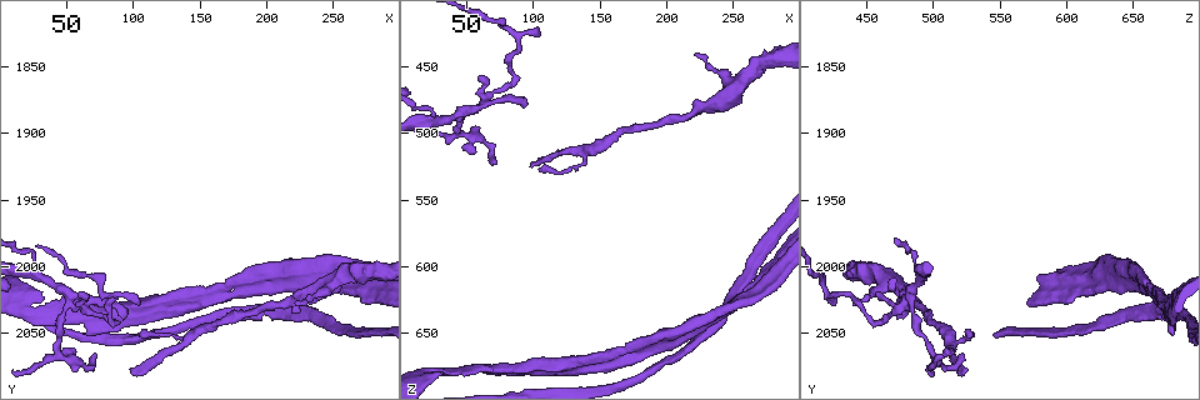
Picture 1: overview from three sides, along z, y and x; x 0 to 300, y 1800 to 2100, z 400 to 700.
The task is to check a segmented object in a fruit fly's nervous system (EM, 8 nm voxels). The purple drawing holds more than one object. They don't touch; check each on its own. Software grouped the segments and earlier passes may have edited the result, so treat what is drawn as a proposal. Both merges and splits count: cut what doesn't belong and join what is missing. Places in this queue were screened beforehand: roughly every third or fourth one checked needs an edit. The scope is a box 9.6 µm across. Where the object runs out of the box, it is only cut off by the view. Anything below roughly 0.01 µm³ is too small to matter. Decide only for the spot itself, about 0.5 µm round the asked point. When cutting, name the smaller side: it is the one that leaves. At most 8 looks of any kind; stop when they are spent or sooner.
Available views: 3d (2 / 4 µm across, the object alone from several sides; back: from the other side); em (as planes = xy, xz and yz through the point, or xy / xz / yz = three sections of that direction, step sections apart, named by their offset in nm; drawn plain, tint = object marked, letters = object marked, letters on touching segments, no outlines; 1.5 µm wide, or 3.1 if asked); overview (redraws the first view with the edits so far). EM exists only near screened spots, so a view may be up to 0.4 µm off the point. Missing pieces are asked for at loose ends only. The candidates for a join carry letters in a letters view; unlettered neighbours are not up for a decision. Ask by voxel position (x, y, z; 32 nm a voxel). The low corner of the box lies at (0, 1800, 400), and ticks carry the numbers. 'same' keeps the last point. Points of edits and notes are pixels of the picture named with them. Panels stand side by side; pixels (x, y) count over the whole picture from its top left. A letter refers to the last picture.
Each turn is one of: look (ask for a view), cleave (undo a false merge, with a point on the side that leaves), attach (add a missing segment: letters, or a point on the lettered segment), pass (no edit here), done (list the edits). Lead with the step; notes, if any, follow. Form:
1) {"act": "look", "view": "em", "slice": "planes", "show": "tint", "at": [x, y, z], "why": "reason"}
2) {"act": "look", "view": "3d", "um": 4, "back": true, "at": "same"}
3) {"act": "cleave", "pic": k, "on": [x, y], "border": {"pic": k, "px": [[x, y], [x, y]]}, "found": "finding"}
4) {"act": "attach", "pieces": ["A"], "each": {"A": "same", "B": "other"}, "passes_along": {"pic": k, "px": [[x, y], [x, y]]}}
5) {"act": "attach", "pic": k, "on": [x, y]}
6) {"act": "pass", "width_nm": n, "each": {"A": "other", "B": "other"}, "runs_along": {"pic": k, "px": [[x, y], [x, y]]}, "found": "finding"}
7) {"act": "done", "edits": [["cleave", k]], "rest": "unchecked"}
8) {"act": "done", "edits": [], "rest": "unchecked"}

{"act": "look", "view": "3d", "um": 2, "at": [86, 2040, 458]}

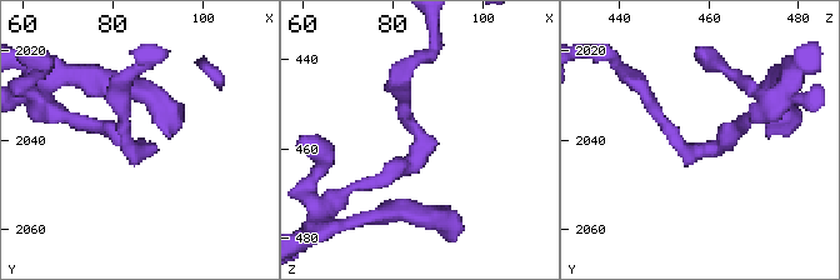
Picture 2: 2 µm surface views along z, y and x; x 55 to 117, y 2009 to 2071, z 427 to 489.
{"act": "look", "view": "em", "slice": "yz", "step": 4, "show": "letters", "at": [87, 2043, 460], "why": "now the EM"}

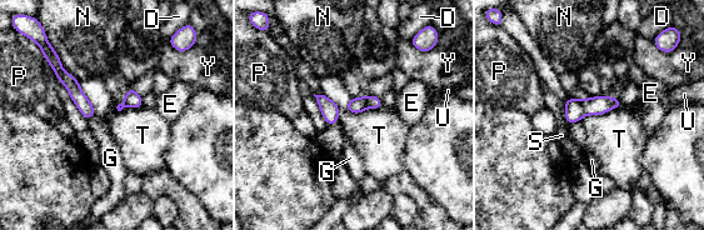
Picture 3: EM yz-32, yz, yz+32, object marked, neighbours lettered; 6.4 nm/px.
{"act": "cleave", "pic": 3, "on": [358, 105], "each": {"D": "other", "E": "other", "G": "other", "N": "other", "P": "other", "S": "other", "T": "other", "U": "other", "Y": "other"}, "border": {"pic": 3, "px": [[364, 98], [368, 106]]}, "found": "two cells meet here"}

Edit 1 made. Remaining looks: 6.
{"act": "look", "view": "3d", "um": 2, "at": [98, 2076, 526]}

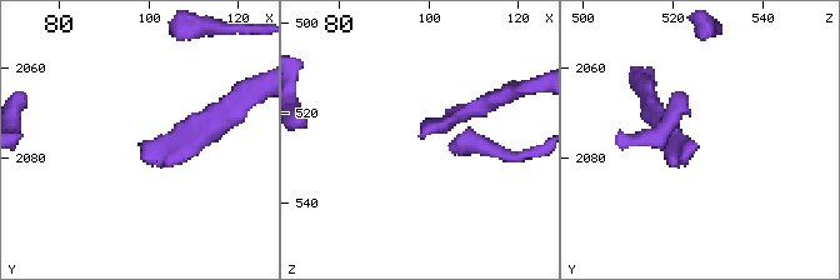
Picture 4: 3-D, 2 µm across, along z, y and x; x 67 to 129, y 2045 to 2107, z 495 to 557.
{"act": "look", "view": "em", "slice": "planes", "show": "letters", "at": [98, 2076, 525], "why": "need the tissue"}

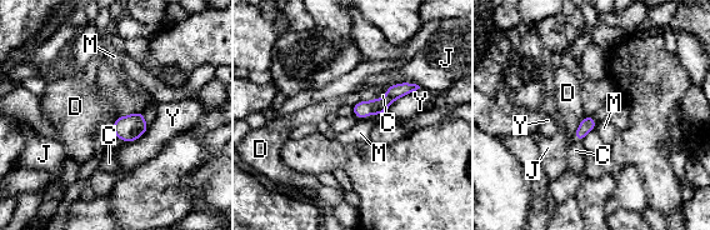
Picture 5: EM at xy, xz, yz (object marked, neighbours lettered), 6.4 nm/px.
{"act": "attach", "pieces": ["C"], "each": {"C": "same", "D": "other", "J": "other", "M": "other", "Y": "other"}, "passes_along": {"pic": 5, "px": [[588, 124], [579, 139], [575, 150]]}, "found": "it goes on there"}

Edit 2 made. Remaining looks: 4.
{"act": "done", "edits": [["cleave", 3], ["attach", 5]], "rest": "unchecked"}

